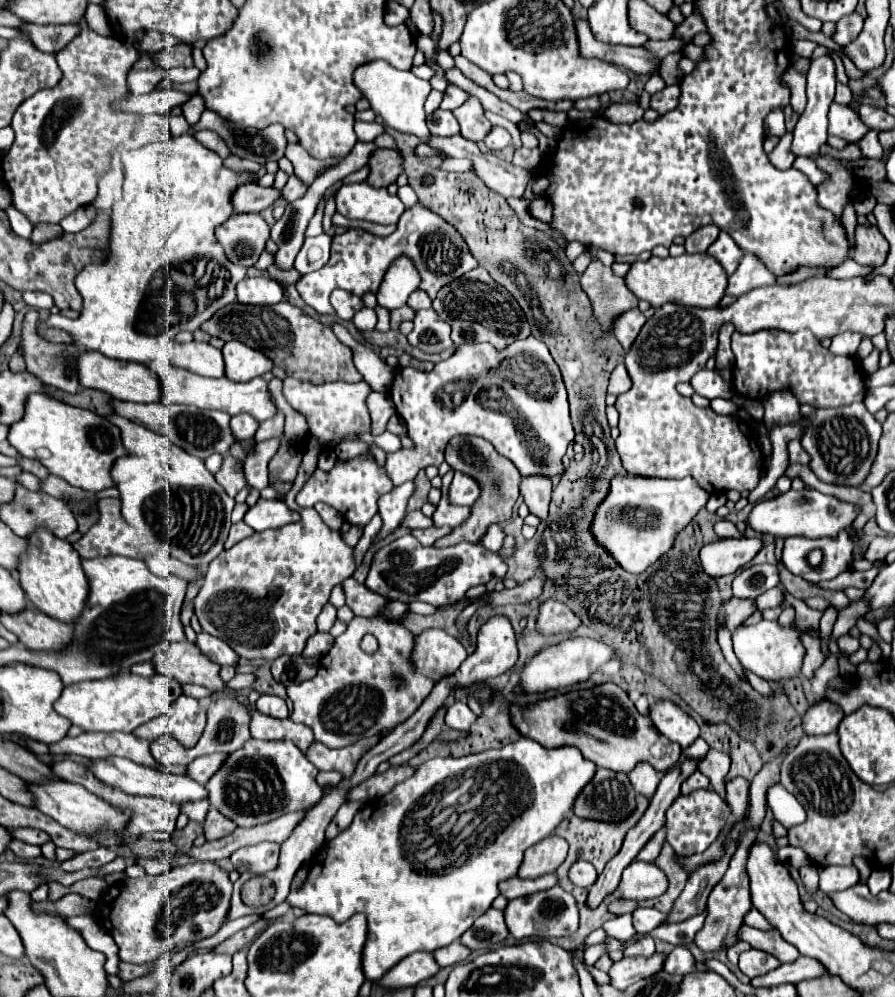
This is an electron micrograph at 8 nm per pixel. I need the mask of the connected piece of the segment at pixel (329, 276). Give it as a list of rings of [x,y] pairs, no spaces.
[[[418,203],[414,209],[404,211],[396,233],[388,237],[376,237],[364,229],[348,229],[346,233],[336,235],[332,239],[330,261],[322,269],[302,275],[300,281],[296,283],[296,289],[300,297],[320,315],[326,315],[326,313],[332,315],[334,309],[328,297],[334,289],[344,289],[358,297],[368,291],[376,293],[388,265],[400,255],[410,255],[414,259],[416,269],[420,271],[420,277],[422,277],[420,289],[428,291],[430,299],[436,297],[436,291],[444,287],[448,281],[462,277],[464,273],[478,267],[478,261],[468,253],[468,247],[464,245],[460,233],[456,233],[456,229],[452,229],[452,225],[448,225],[442,217],[436,217],[436,213],[424,209]]]

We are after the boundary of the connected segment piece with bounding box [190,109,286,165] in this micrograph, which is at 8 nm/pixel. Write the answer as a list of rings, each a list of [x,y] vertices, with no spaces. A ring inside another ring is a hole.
[[[206,109],[196,125],[190,127],[190,131],[202,131],[210,129],[218,133],[228,147],[234,147],[234,155],[252,159],[258,163],[266,163],[268,159],[278,161],[284,155],[286,147],[286,137],[284,137],[284,127],[274,123],[266,129],[250,129],[250,127],[240,127],[224,117],[220,117],[216,111]]]

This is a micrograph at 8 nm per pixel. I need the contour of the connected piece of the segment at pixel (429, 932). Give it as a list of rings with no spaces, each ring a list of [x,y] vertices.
[[[522,737],[520,741],[504,745],[502,749],[488,749],[488,751],[482,751],[482,753],[476,753],[476,755],[466,755],[466,757],[458,757],[458,759],[442,759],[442,757],[430,759],[430,761],[422,763],[412,777],[394,785],[394,789],[390,793],[376,799],[374,803],[368,801],[354,815],[348,829],[344,829],[332,841],[326,841],[324,847],[318,851],[318,855],[312,859],[306,881],[302,883],[302,887],[298,891],[292,891],[288,895],[288,901],[290,901],[292,907],[300,907],[306,913],[320,913],[320,915],[328,915],[332,919],[350,919],[355,913],[364,913],[366,919],[368,919],[368,937],[366,937],[366,943],[364,943],[364,949],[362,949],[362,969],[364,969],[366,979],[376,981],[390,967],[394,967],[400,959],[408,957],[410,953],[424,951],[424,949],[446,947],[452,941],[456,941],[466,929],[470,929],[472,923],[486,909],[490,909],[492,901],[498,897],[498,893],[500,893],[498,891],[498,881],[514,877],[518,873],[520,865],[522,865],[524,851],[554,833],[554,829],[574,809],[574,803],[576,803],[578,795],[592,781],[592,777],[596,775],[596,769],[598,767],[592,761],[586,761],[576,747],[546,749],[540,743],[536,743],[532,739],[526,739],[526,737]]]

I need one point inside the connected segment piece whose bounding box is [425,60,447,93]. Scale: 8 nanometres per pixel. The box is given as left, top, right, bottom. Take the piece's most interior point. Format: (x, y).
(438, 82)

